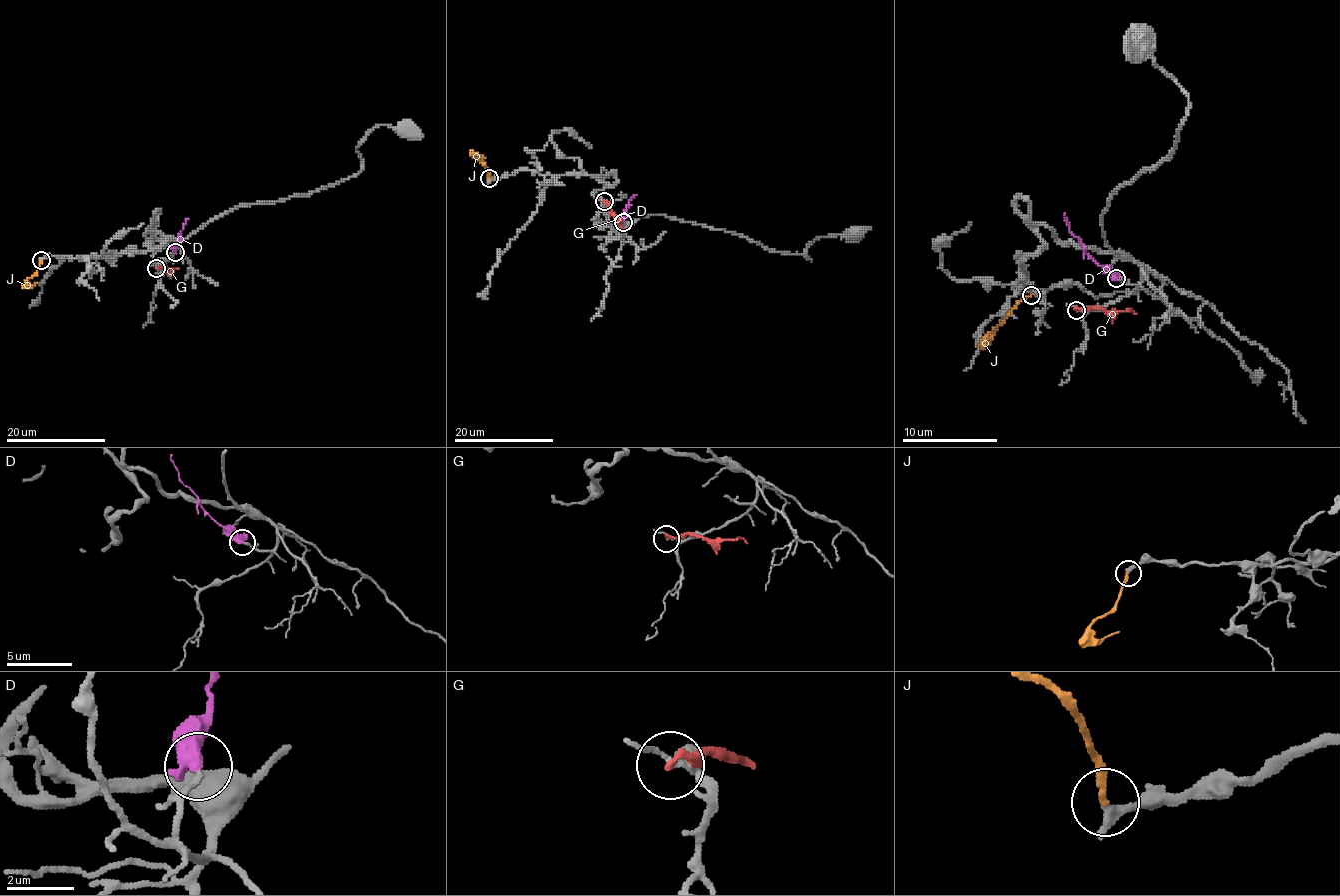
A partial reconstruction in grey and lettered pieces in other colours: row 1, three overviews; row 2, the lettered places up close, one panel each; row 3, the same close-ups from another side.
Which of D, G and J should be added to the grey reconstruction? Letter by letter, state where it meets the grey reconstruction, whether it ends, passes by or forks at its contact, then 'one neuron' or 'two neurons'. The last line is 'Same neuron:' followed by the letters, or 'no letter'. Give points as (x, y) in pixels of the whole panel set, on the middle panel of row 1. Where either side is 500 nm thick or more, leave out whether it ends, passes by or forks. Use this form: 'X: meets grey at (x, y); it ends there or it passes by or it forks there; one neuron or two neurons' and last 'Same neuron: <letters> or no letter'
D: meets grey at (623, 222); two neurons
G: meets grey at (604, 201); it ends there; two neurons
J: meets grey at (489, 178); it ends there; one neuron
Same neuron: J

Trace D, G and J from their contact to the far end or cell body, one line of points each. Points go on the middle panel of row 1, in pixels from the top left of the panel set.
D: (623, 223), (625, 208), (636, 195)
G: (604, 202), (619, 225), (627, 228)
J: (489, 178), (486, 167), (475, 157), (486, 158)

